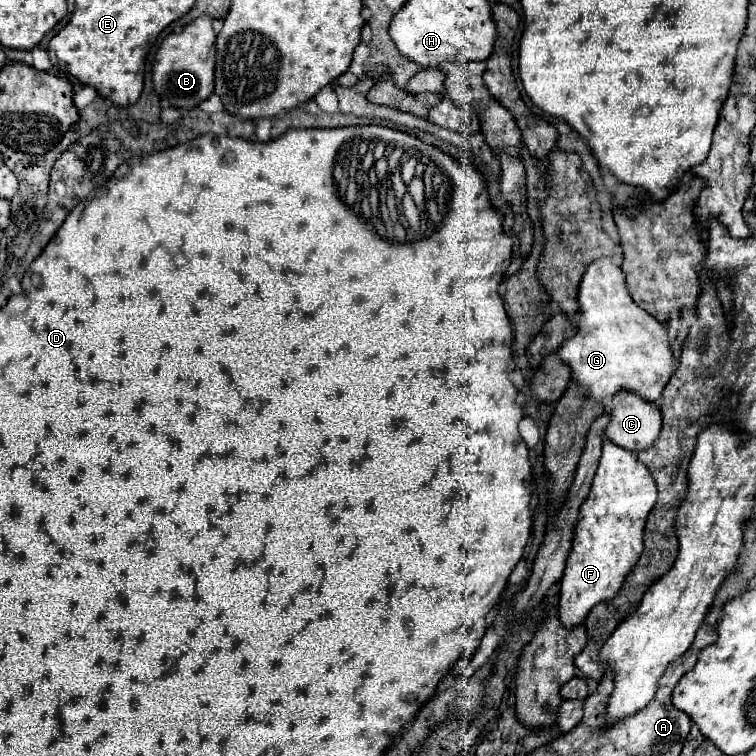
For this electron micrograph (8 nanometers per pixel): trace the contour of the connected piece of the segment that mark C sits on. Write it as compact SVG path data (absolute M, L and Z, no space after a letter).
M620 391L612 399L606 437L634 453L650 447L660 435L662 415L656 403L638 399L632 391Z

